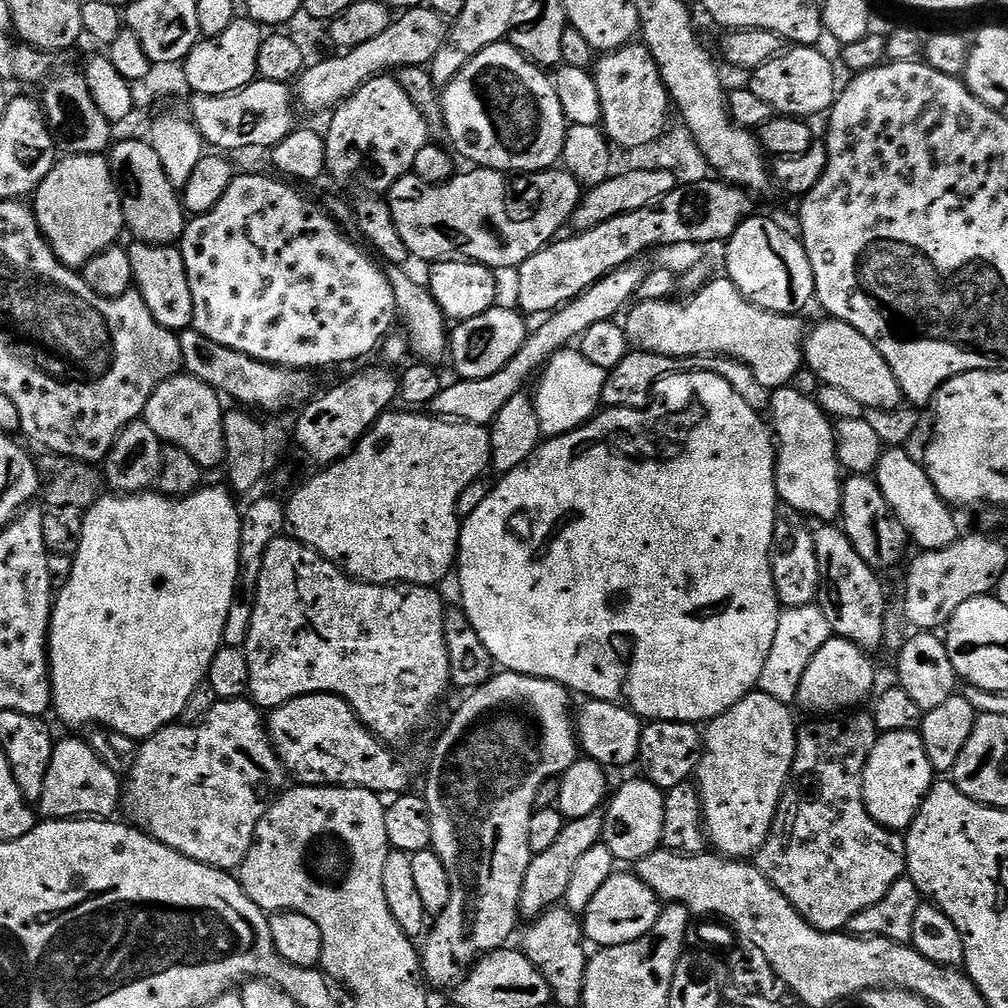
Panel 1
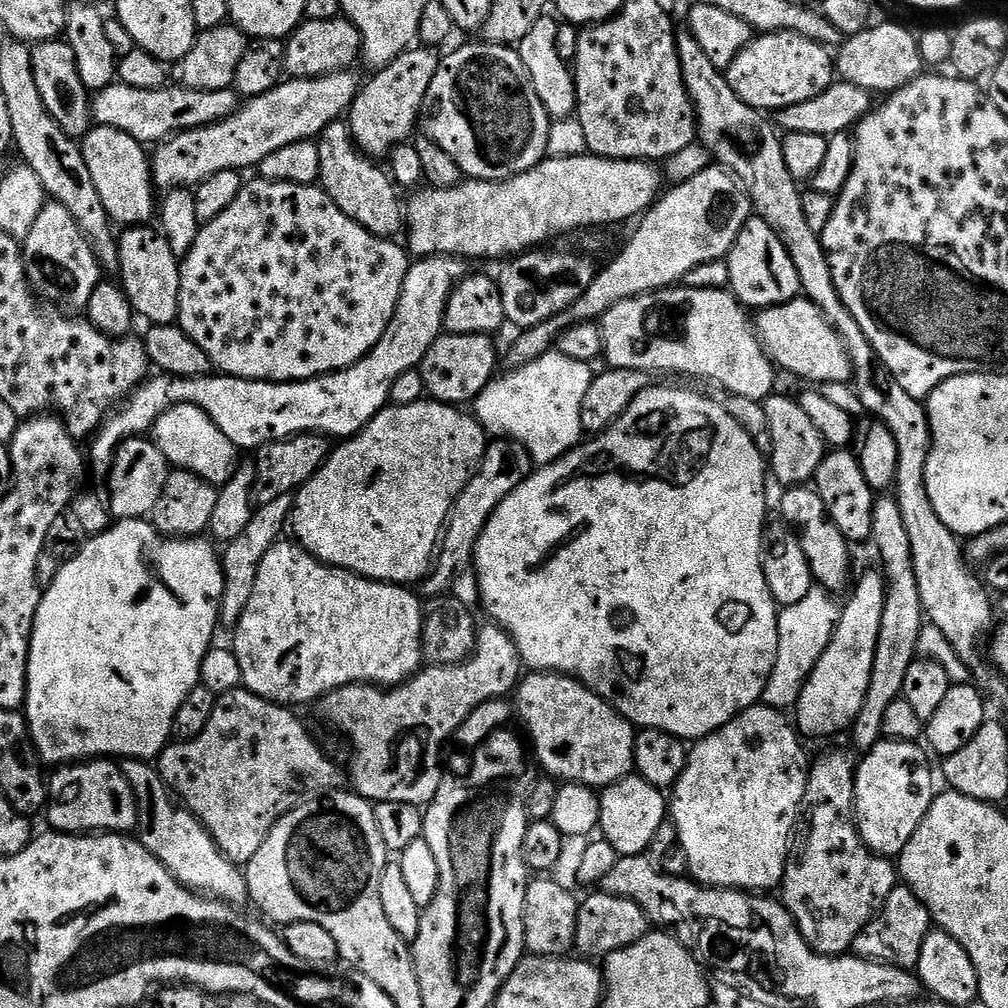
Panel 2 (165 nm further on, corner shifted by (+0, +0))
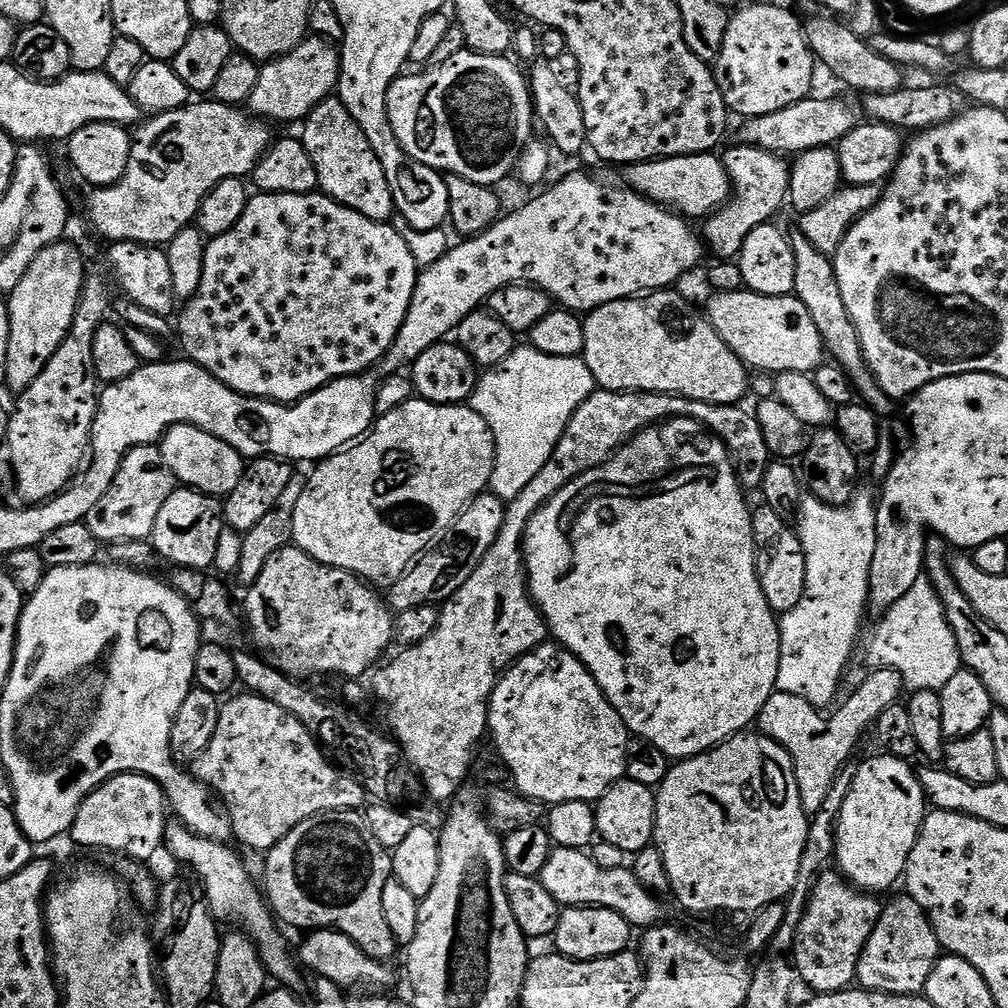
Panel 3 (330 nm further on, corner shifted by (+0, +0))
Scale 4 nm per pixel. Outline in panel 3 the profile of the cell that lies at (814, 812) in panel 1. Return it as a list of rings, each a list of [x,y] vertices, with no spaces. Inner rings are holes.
[[[824,870],[817,875],[812,884],[812,893],[808,899],[808,905],[804,911],[802,922],[796,931],[796,946],[794,949],[794,967],[797,977],[804,980],[816,994],[826,992],[842,992],[846,988],[853,987],[858,970],[858,958],[874,930],[874,926],[880,917],[881,901],[875,895],[869,894],[854,884],[848,883],[839,871]]]

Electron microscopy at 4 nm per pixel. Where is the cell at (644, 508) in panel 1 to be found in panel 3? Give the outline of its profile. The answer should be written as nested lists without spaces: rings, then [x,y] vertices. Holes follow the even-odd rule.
[[[669,418],[655,426],[649,426],[643,432],[637,432],[627,444],[623,444],[621,448],[617,448],[613,452],[612,457],[604,464],[599,464],[596,468],[586,470],[578,478],[574,478],[566,486],[562,486],[544,502],[541,508],[536,509],[536,513],[530,518],[528,528],[524,532],[524,547],[522,549],[522,568],[526,573],[526,583],[528,591],[533,600],[536,602],[537,608],[544,615],[545,622],[548,623],[548,630],[551,639],[559,644],[561,648],[567,648],[586,666],[586,670],[590,670],[590,674],[598,682],[598,686],[604,691],[604,697],[610,702],[610,706],[614,706],[614,710],[622,718],[622,722],[628,727],[629,733],[633,737],[645,740],[646,742],[654,742],[654,746],[658,746],[658,750],[662,750],[662,754],[668,756],[669,761],[679,762],[687,760],[690,756],[697,756],[703,752],[709,752],[711,748],[716,747],[724,740],[730,739],[736,733],[745,731],[749,727],[748,724],[759,717],[762,706],[766,706],[766,702],[776,691],[776,679],[778,678],[778,662],[780,661],[780,622],[777,613],[773,612],[770,605],[766,602],[766,594],[762,594],[762,586],[758,582],[758,574],[756,573],[756,543],[752,537],[752,513],[753,509],[748,508],[748,504],[744,501],[745,489],[740,483],[740,477],[737,469],[734,467],[734,461],[729,453],[728,447],[725,446],[723,440],[718,436],[712,435],[704,425],[699,424],[696,420],[681,420],[679,418]]]

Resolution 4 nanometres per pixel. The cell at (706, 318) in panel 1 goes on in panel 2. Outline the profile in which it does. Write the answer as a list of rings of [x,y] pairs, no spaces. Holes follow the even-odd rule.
[[[673,286],[670,288],[661,288],[658,292],[647,292],[641,296],[635,296],[629,300],[618,302],[618,306],[614,306],[610,310],[606,310],[606,314],[601,316],[598,323],[600,333],[604,339],[604,350],[602,353],[603,359],[608,368],[625,368],[626,370],[642,370],[649,374],[655,372],[677,372],[680,376],[697,376],[700,380],[713,380],[716,384],[721,384],[719,387],[725,392],[730,392],[734,396],[742,398],[750,398],[751,400],[759,400],[761,402],[768,399],[772,395],[772,386],[774,384],[774,374],[776,368],[773,365],[772,359],[768,357],[764,347],[760,345],[760,339],[756,336],[756,329],[753,321],[748,320],[749,313],[746,311],[743,304],[732,295],[731,291],[724,288],[710,289],[692,289],[683,286]]]

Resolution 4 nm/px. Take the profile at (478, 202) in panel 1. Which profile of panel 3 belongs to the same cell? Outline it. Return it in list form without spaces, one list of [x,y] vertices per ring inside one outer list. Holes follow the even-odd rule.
[[[716,152],[647,160],[641,164],[631,165],[627,172],[626,184],[633,192],[656,204],[662,204],[671,211],[679,212],[685,218],[706,218],[717,208],[728,203],[728,198],[732,195],[728,171],[723,159]]]

